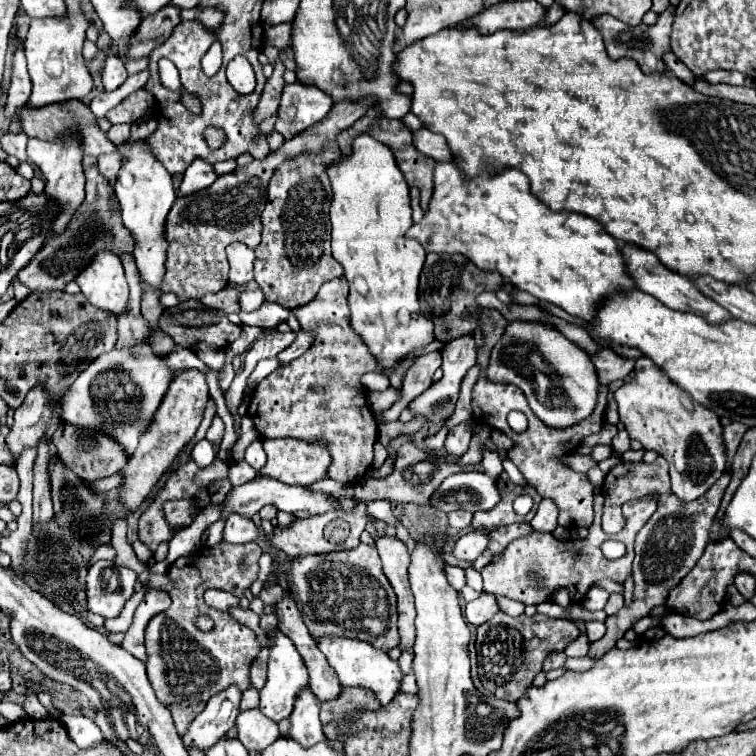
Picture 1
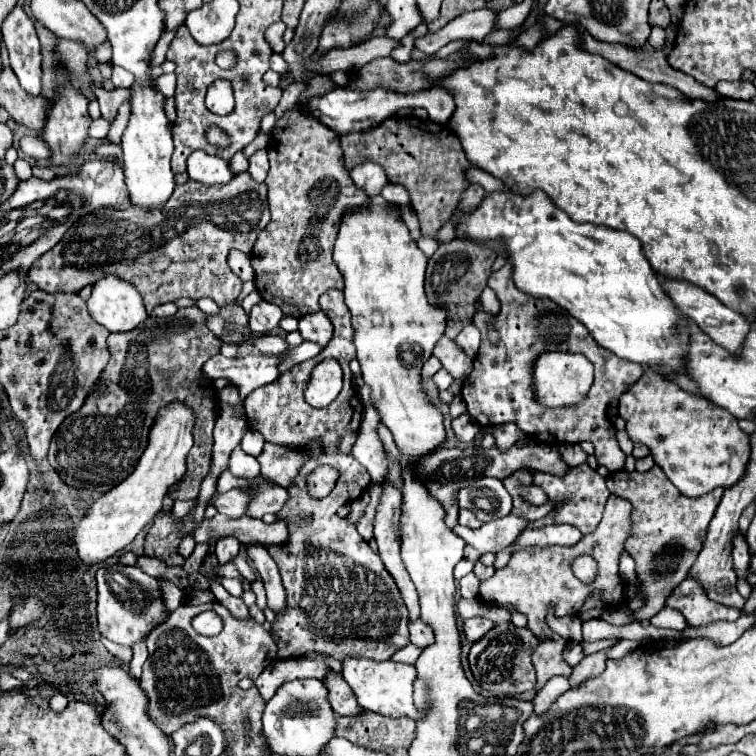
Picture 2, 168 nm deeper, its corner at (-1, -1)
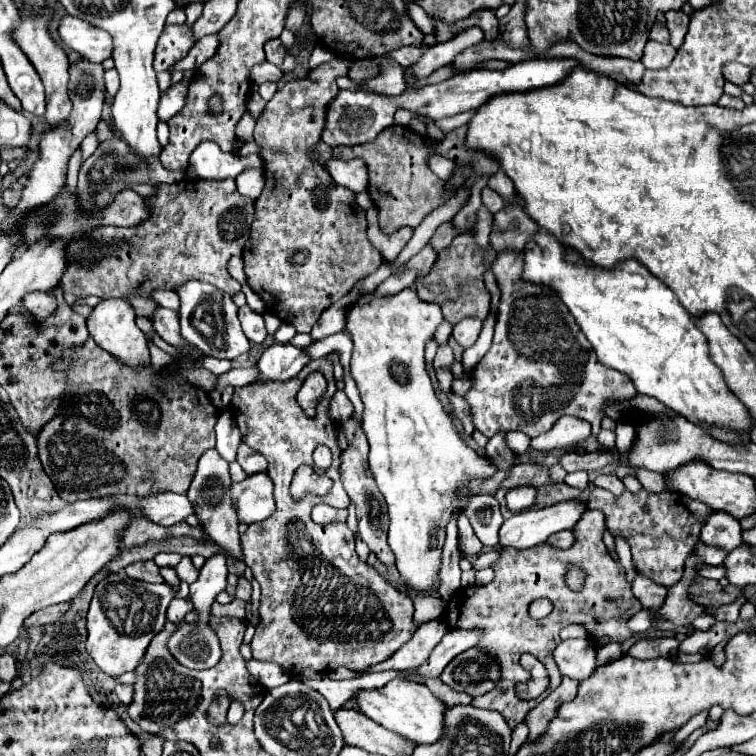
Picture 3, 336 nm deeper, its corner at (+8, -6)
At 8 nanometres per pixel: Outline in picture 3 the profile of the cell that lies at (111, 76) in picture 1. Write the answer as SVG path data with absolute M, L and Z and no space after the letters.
M115 68L105 72L105 82L107 82L107 92L109 92L109 96L115 96L117 90L119 90L119 74L117 74Z

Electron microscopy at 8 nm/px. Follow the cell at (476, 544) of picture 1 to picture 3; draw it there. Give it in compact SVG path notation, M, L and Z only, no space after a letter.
M571 498L561 500L559 504L549 508L519 512L513 518L505 520L505 524L501 526L499 544L511 548L531 548L543 544L551 534L573 528L585 510L587 500Z

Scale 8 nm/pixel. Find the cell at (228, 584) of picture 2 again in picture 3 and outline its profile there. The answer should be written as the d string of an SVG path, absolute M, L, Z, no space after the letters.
M184 556L179 564L175 567L177 575L181 581L192 584L198 578L199 571L195 568L192 560L188 556Z

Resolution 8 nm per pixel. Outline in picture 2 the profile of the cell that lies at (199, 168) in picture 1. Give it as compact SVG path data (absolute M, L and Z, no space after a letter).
M194 151L188 157L188 175L202 185L216 185L230 181L232 171L228 169L228 161L206 155L204 151Z

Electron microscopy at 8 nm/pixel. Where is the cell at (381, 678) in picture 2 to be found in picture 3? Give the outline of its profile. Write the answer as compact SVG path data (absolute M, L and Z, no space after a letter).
M393 680L387 686L379 690L361 690L357 692L359 708L361 712L381 724L383 728L389 728L417 744L433 744L443 736L445 730L445 710L447 704L431 694L431 690L425 684L407 682L407 680Z

